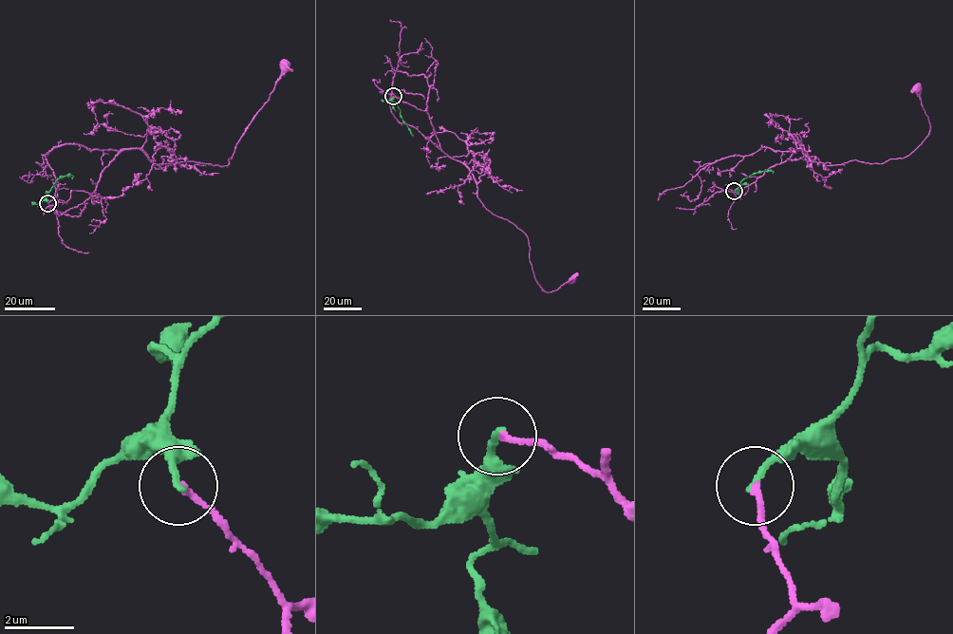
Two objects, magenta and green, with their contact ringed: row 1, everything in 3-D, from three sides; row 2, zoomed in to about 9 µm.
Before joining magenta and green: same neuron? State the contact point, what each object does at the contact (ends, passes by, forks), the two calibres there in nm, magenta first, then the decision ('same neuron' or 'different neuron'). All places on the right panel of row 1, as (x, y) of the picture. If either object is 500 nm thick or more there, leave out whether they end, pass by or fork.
at (734, 191); magenta ends there; green ends there; 160 nm thick on the magenta side, 200 nm on the other; different neuron

